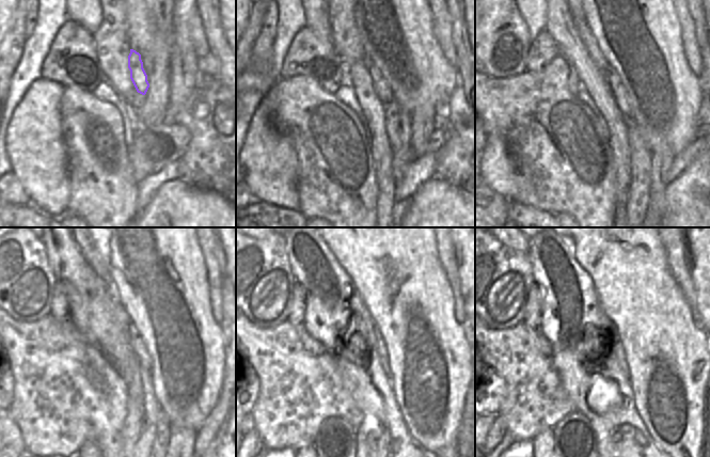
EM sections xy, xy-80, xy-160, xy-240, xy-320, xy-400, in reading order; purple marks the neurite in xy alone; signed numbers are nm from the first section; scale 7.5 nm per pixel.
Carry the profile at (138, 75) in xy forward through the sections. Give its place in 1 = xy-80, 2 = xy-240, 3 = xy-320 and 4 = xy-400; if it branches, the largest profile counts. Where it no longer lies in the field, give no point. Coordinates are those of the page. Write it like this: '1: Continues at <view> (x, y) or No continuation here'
1: Continues at xy-80 (381, 88)
2: Continues at xy-240 (137, 344)
3: Continues at xy-320 (380, 345)
4: Continues at xy-400 (618, 350)

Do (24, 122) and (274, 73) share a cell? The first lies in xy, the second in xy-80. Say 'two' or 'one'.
two

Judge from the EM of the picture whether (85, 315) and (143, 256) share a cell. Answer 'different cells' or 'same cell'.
different cells

